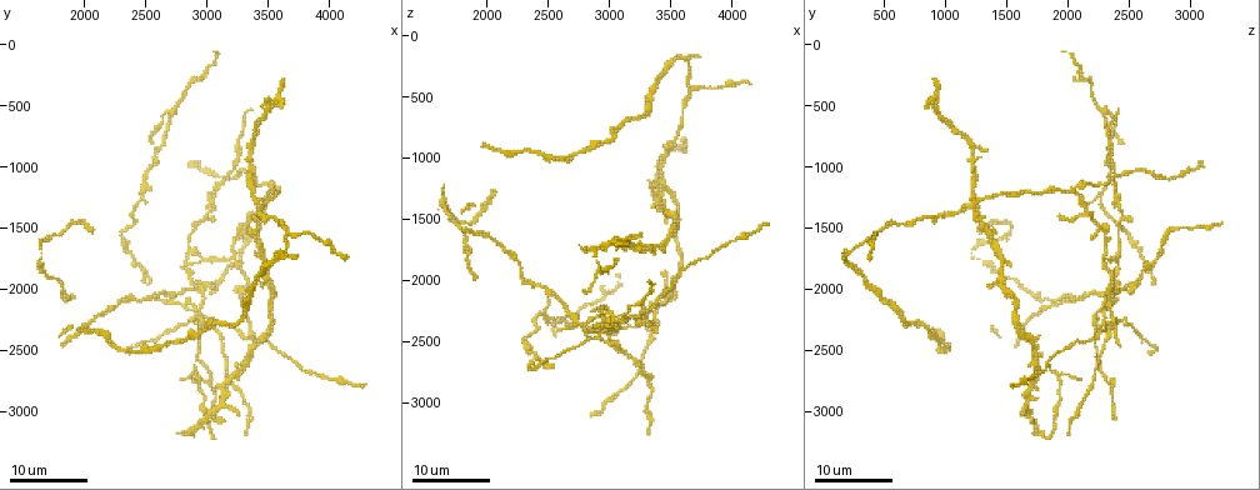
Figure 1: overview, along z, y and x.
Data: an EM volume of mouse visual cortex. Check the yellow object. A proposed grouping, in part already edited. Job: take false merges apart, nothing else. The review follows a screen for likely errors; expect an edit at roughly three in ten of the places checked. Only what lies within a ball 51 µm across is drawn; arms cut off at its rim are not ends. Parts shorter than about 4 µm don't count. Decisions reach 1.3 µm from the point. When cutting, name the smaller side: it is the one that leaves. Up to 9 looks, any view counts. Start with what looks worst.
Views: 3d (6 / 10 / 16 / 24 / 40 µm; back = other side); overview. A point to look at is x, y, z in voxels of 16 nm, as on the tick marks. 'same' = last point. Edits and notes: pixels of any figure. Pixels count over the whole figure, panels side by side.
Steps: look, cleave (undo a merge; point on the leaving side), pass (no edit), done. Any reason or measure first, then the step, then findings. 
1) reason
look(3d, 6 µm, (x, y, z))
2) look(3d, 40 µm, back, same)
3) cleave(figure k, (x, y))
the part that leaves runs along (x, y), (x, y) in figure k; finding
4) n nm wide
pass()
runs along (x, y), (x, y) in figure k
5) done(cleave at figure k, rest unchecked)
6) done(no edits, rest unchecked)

look(3d, 24 µm, (2700, 540, 2300))

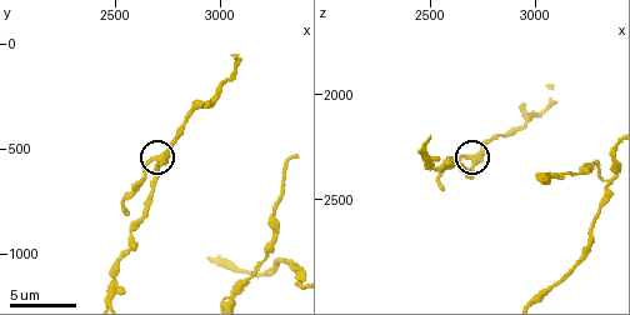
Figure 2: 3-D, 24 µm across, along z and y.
look(3d, 10 µm, (2720, 540, 2290))

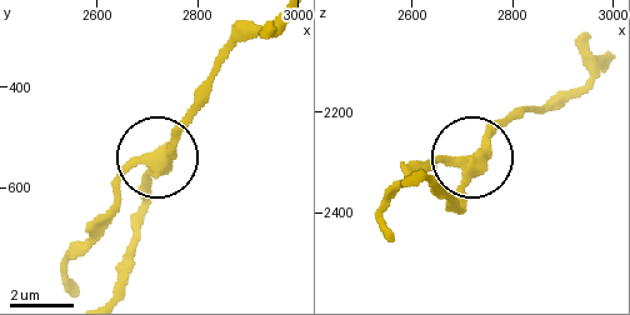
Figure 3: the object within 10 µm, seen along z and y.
380 nm wide
pass()
runs along (114, 293), (149, 156), (125, 173), (88, 226) in figure 3; continuous, no second cell

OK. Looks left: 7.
three-way junction
look(3d, 16 µm, (3240, 1760, 2300))

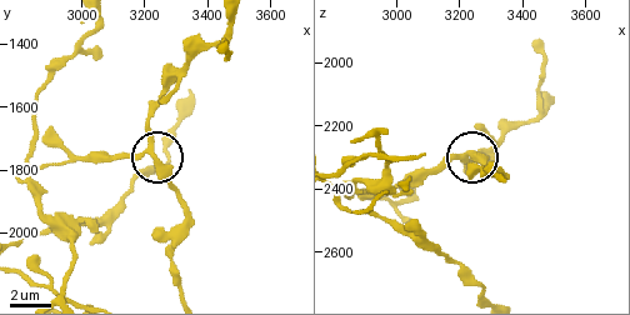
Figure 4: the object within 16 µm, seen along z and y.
zoom in
look(3d, 6 µm, (3220, 1740, 2300))

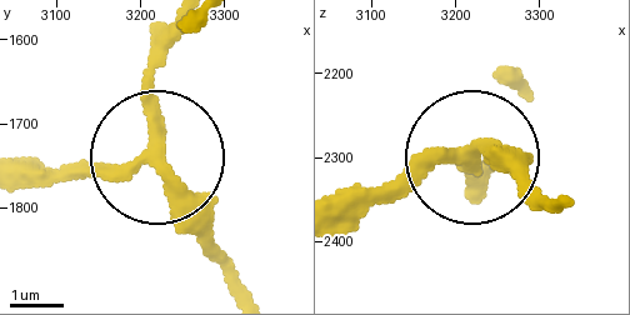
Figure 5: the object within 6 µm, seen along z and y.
side arm 14 µm; 3 arms
pass()
continuous, no second cell

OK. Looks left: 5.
two arms in line, one across
look(3d, 16 µm, (3660, 1560, 420))

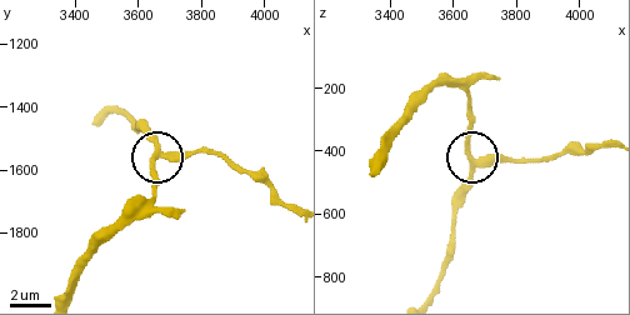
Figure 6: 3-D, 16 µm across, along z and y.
look(3d, 6 µm, (3660, 1560, 420))

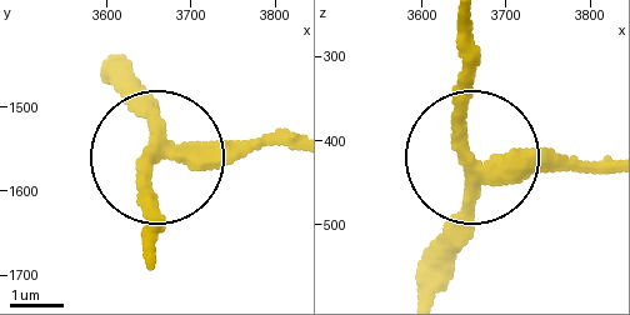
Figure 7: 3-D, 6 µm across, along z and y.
pass()
runs along (421, 286), (426, 246), (475, 156), (596, 165) in figure 7; all the same cell

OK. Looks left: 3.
calibre changes
look(3d, 16 µm, (3340, 1460, 2240))

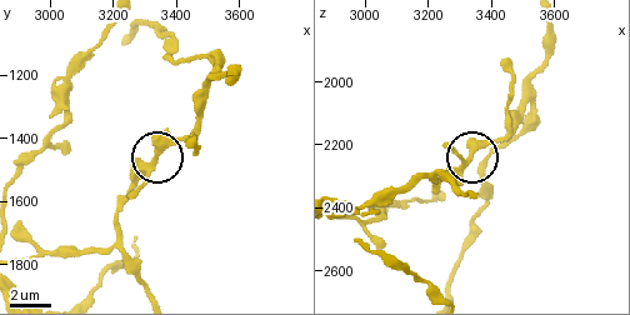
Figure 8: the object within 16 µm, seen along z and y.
look(3d, 6 µm, (3340, 1450, 2220))

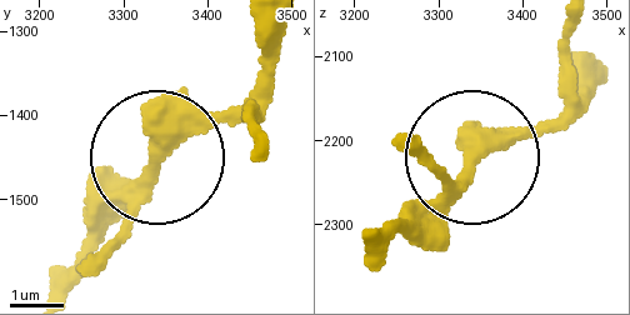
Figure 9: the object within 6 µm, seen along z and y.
pass()
runs along (565, 109), (489, 145), (413, 235) in figure 9; one cell here

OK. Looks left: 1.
done(no edits, rest unchecked)

